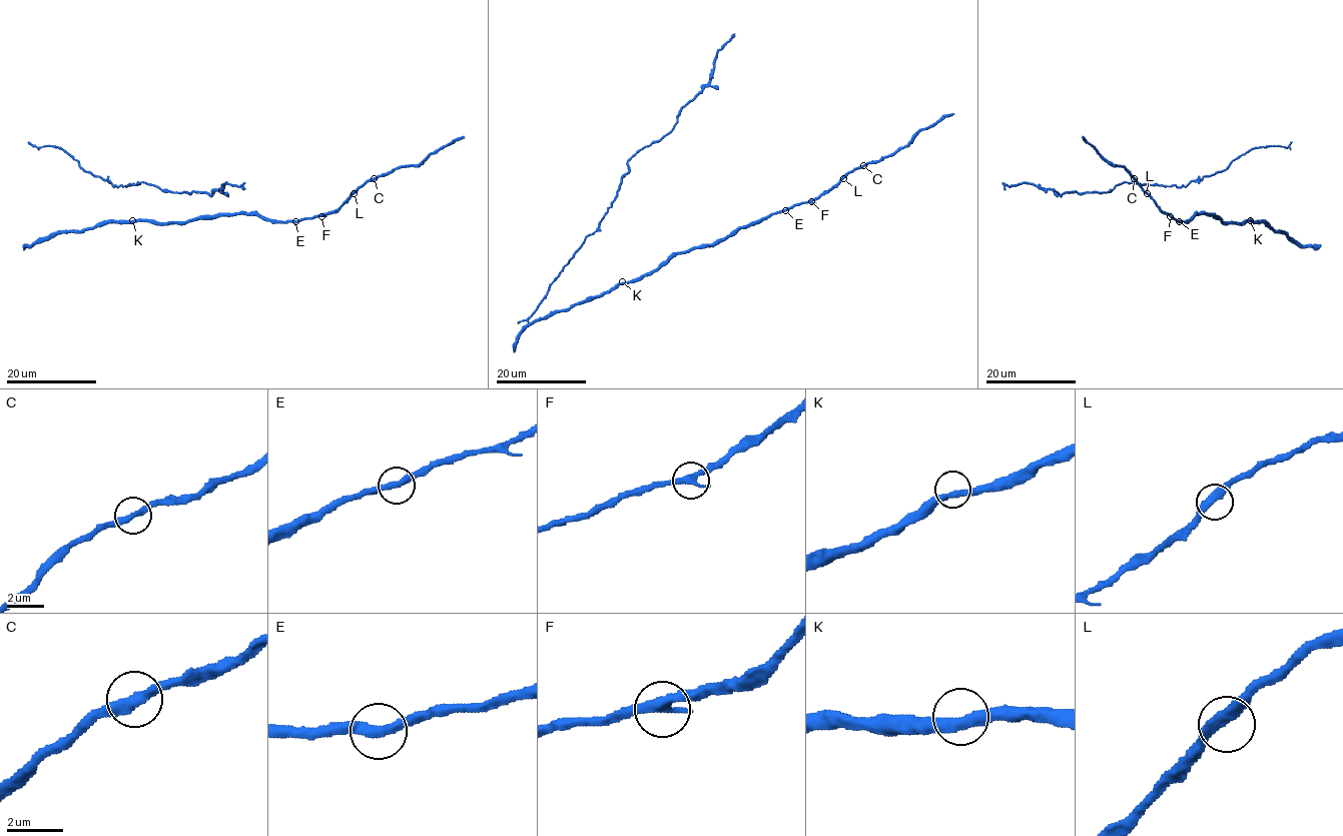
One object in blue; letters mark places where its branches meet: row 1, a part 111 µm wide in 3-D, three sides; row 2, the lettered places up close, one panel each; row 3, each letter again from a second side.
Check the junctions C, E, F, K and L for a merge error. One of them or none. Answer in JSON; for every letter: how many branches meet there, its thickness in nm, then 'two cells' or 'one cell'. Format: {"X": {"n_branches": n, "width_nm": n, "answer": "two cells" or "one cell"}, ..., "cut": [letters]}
{"C": {"n_branches": 2, "width_nm": 360, "answer": "one cell"}, "E": {"n_branches": 2, "width_nm": 340, "answer": "one cell"}, "F": {"n_branches": 2, "width_nm": 320, "answer": "one cell"}, "K": {"n_branches": 2, "width_nm": 380, "answer": "one cell"}, "L": {"n_branches": 2, "width_nm": 360, "answer": "one cell"}, "cut": []}

